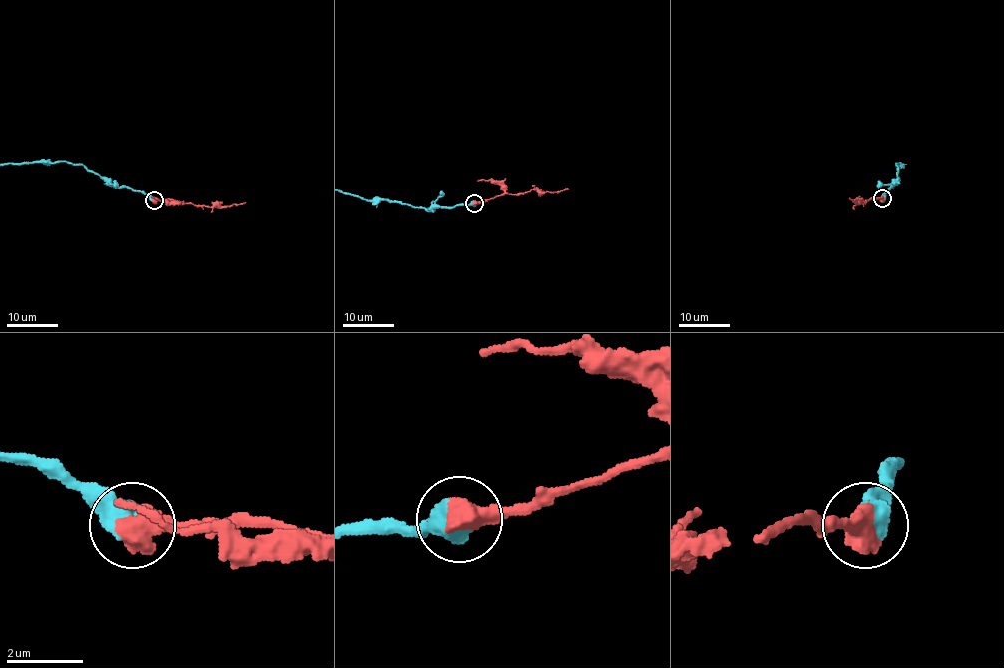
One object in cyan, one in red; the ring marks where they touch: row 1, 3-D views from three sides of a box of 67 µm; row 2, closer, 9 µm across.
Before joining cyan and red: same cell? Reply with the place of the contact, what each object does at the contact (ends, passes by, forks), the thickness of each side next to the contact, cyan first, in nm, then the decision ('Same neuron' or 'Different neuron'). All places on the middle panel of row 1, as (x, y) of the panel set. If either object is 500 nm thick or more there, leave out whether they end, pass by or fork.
Place: (474, 203). Thickness 700 nm (cyan) against 700 nm. Same neuron

